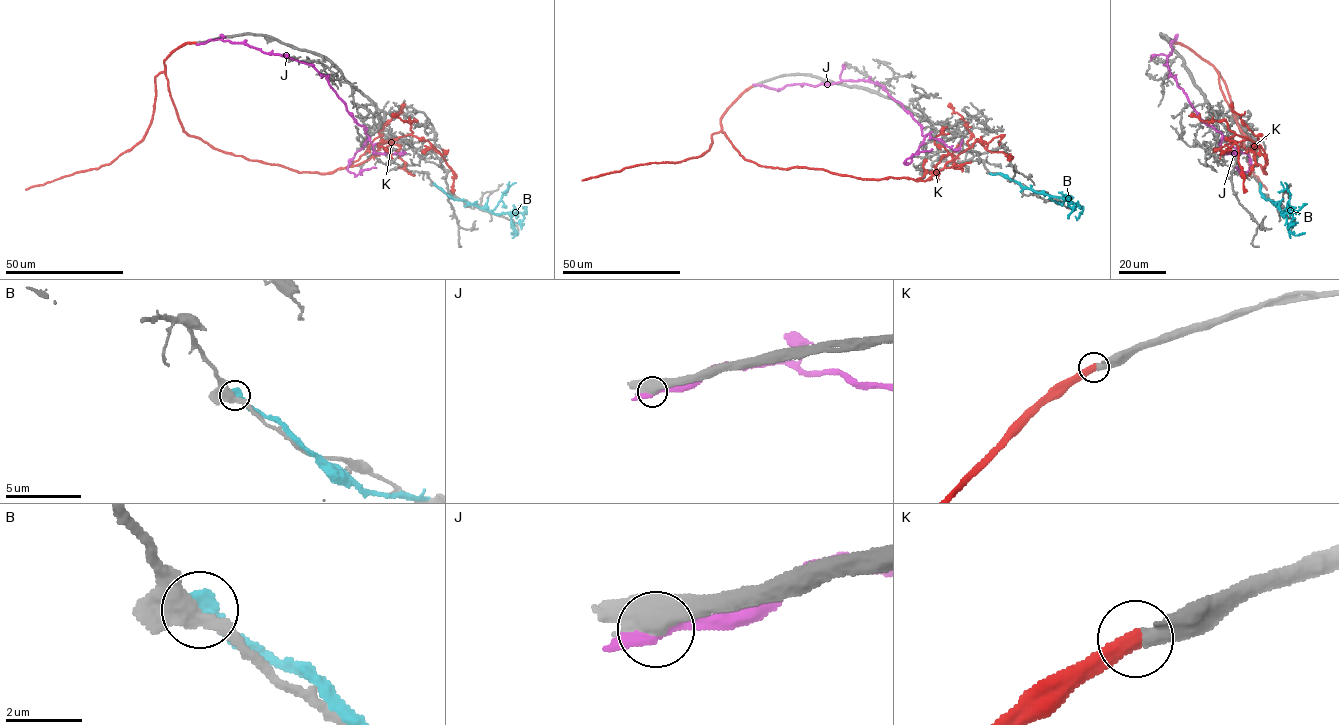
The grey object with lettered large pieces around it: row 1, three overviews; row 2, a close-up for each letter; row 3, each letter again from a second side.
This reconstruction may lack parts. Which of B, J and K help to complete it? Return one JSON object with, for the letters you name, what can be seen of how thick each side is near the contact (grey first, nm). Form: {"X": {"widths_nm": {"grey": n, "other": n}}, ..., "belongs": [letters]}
{"K": {"widths_nm": {"grey": 440, "other": 480}}, "belongs": ["K"]}

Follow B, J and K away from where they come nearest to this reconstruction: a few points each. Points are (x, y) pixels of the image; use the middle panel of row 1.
B: (990, 174), (1001, 174), (1024, 187), (1072, 201), (1075, 205), (1069, 218)
J: (756, 85), (779, 89), (868, 80), (898, 101), (925, 136), (911, 162), (904, 163), (932, 149)
K: (752, 86), (721, 126), (739, 153), (762, 166), (926, 181), (978, 141), (1008, 160)

